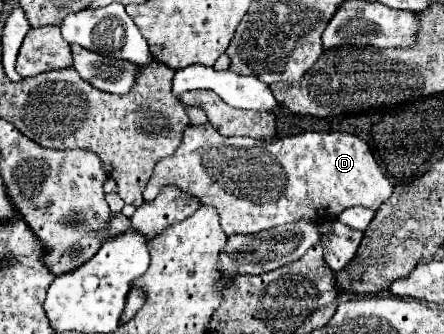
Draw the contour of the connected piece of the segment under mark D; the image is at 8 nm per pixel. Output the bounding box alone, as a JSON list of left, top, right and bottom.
[142,123,394,235]

